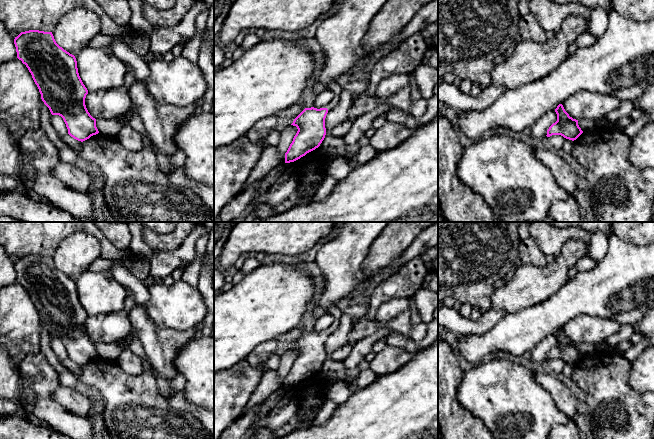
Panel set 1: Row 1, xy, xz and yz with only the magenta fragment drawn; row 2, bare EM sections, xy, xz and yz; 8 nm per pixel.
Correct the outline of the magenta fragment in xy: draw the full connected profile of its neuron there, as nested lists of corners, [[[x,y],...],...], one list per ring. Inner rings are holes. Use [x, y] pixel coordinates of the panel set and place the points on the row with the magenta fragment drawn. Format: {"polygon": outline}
{"polygon": [[[29,30],[14,39],[17,58],[26,65],[41,94],[41,99],[52,115],[63,118],[68,134],[78,141],[85,141],[99,133],[96,119],[88,112],[85,98],[88,90],[83,84],[74,55],[60,47],[52,32]]]}

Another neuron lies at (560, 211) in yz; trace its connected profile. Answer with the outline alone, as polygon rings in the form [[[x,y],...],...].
[[[572,196],[565,201],[555,201],[548,215],[555,222],[581,222],[578,202]]]

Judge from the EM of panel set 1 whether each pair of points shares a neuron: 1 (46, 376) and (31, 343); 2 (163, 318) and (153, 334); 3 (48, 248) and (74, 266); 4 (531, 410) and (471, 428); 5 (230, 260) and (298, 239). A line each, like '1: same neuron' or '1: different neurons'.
1: different neurons
2: different neurons
3: different neurons
4: different neurons
5: same neuron

